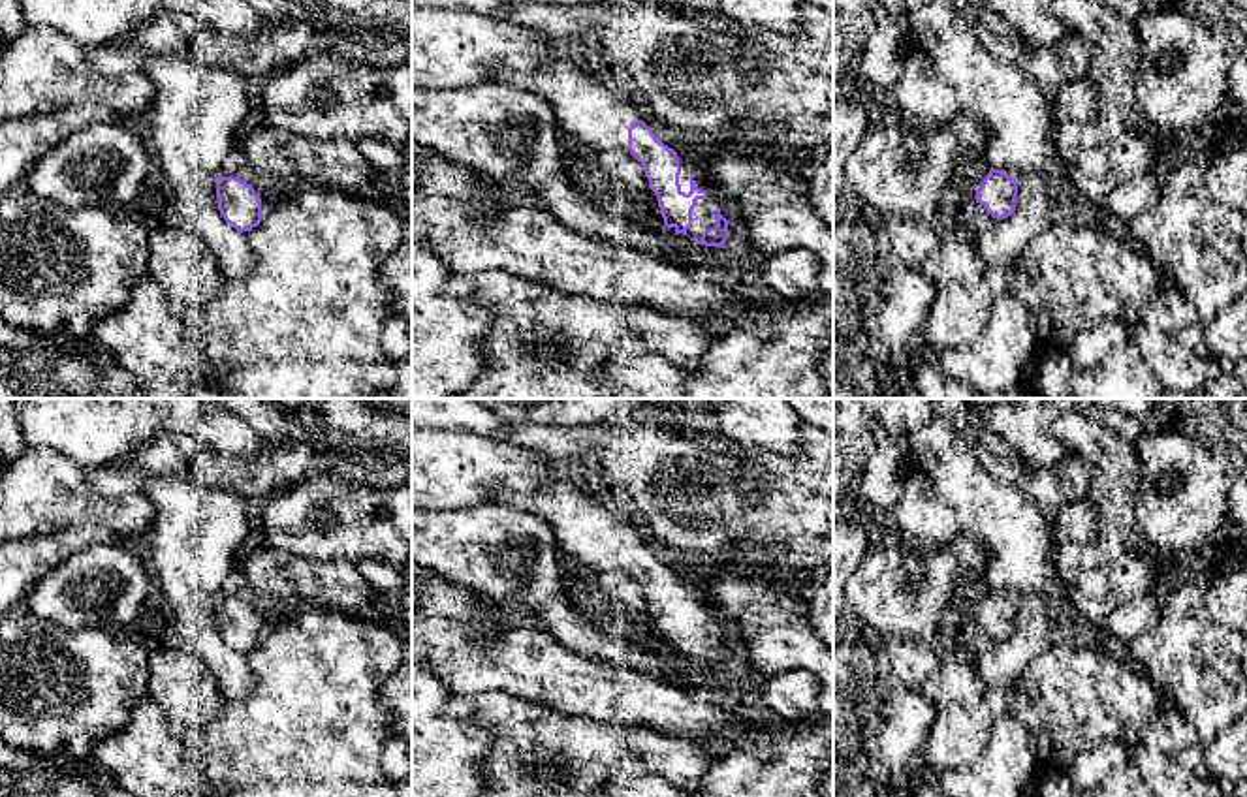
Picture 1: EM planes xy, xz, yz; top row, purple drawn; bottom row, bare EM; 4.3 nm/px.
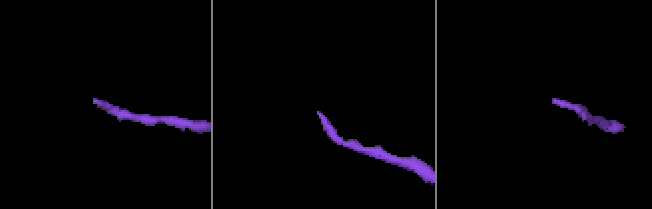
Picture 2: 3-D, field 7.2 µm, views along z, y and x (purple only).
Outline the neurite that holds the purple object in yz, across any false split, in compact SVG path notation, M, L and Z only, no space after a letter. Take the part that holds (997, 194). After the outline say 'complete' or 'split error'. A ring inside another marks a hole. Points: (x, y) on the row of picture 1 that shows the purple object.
M991 167L971 173L967 192L997 220L1008 218L1016 211L1018 182L1001 169Z; split error

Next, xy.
M239 177L218 179L216 197L220 214L239 231L250 231L263 218L260 195Z; complete

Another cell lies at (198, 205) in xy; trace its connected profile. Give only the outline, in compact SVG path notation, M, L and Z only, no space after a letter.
M152 55L147 73L154 96L145 113L166 180L179 194L179 214L214 252L224 278L246 276L256 265L246 233L231 227L218 211L214 177L231 152L239 126L250 111L248 79L243 71L199 64L184 55Z

